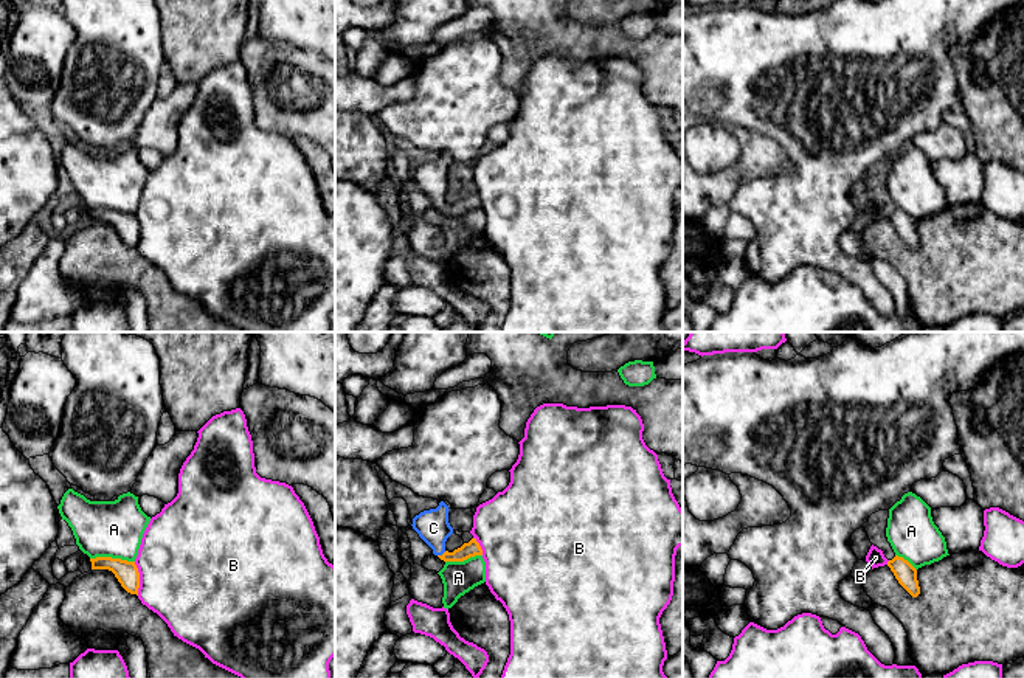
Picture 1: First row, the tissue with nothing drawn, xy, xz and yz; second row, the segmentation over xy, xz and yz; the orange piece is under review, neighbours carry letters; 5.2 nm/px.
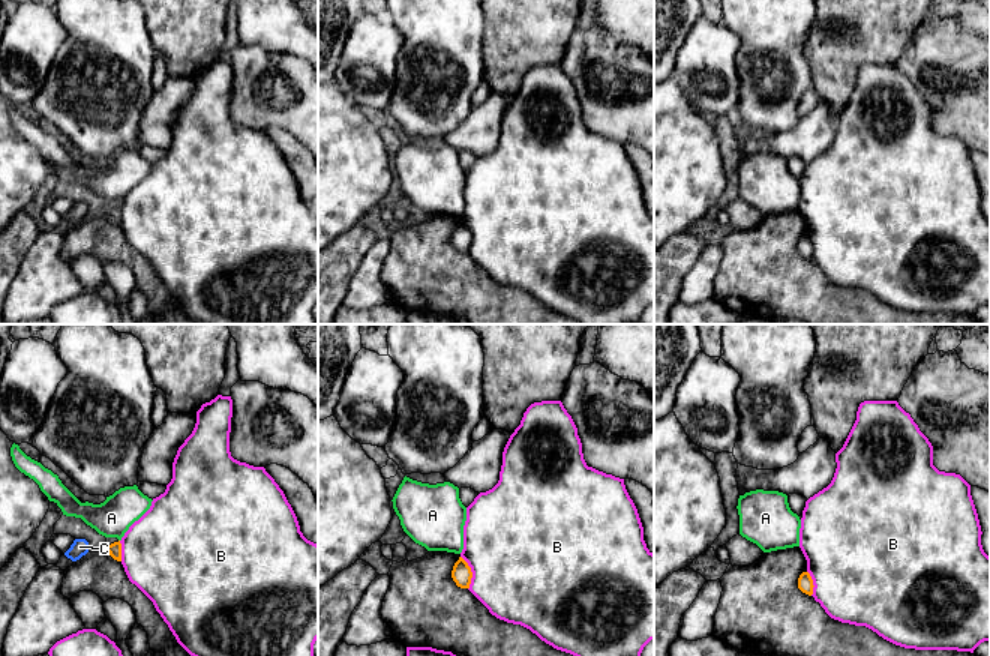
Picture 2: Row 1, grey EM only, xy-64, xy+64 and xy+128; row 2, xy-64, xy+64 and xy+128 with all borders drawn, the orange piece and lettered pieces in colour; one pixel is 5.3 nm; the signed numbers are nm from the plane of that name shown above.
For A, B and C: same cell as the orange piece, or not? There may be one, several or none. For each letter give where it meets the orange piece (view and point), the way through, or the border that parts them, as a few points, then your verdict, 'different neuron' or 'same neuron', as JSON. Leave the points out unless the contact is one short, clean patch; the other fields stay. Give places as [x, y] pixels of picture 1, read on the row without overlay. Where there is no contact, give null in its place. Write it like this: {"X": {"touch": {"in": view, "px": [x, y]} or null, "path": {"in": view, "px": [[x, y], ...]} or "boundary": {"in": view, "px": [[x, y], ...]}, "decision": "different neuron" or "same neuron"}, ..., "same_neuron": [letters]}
{"A": {"touch": {"in": "xy", "px": [110, 210]}, "boundary": {"in": "xy", "px": [[90, 210], [120, 210], [134, 214]]}, "decision": "different neuron"}, "B": {"touch": {"in": "xy", "px": [138, 231]}, "decision": "different neuron"}, "C": {"touch": {"in": "xz", "px": [442, 207]}, "path": {"in": "xz", "px": [[469, 202], [456, 208], [442, 207], [433, 180]]}, "decision": "same neuron"}, "same_neuron": ["C"]}

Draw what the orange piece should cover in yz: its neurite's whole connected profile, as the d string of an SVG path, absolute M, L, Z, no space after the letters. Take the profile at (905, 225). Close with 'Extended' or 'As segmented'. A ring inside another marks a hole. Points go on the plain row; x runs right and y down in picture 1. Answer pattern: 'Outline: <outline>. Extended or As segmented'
Outline: M895 208L887 214L887 219L894 225L898 236L912 248L920 247L920 239L917 233L917 222L903 209Z. As segmented

